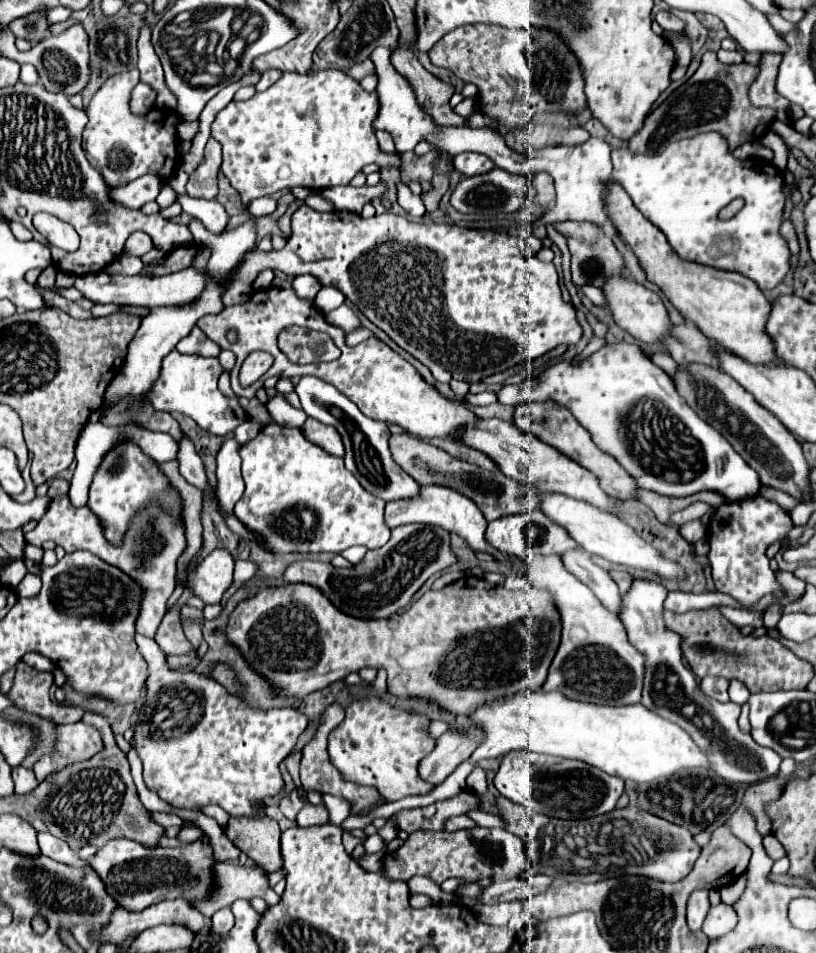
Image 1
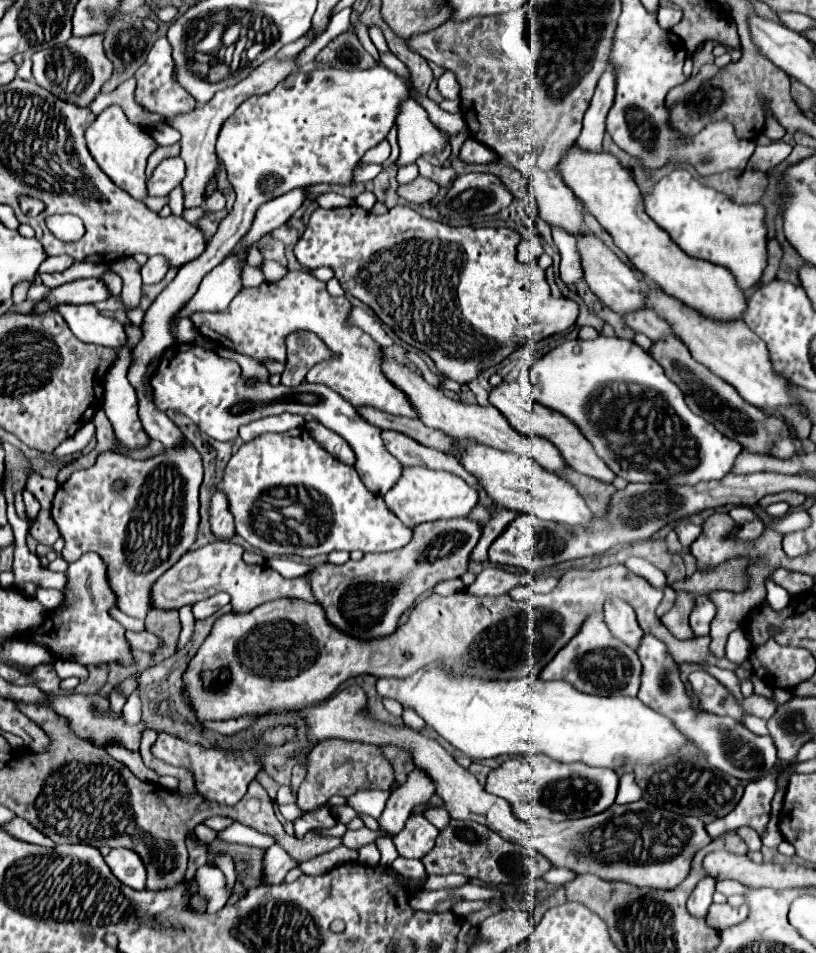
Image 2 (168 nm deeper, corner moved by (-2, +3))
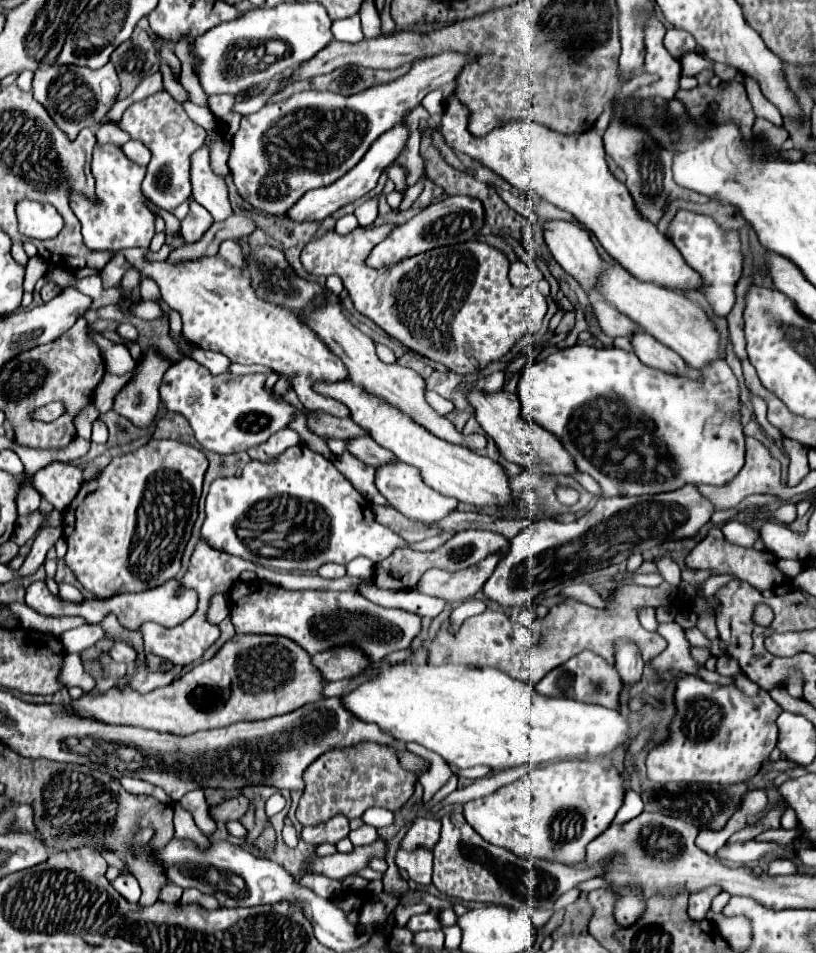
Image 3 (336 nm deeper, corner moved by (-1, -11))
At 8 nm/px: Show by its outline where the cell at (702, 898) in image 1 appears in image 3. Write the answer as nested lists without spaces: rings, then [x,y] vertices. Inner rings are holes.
[[[711,886],[711,888],[705,888],[697,894],[691,894],[689,896],[689,918],[691,920],[705,920],[705,914],[709,912],[711,908],[711,900],[719,894],[717,886]]]

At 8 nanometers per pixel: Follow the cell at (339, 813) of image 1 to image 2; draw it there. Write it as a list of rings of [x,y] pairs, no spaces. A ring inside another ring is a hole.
[[[362,790],[348,798],[348,806],[352,806],[356,812],[378,818],[388,798],[390,798],[390,790]]]

